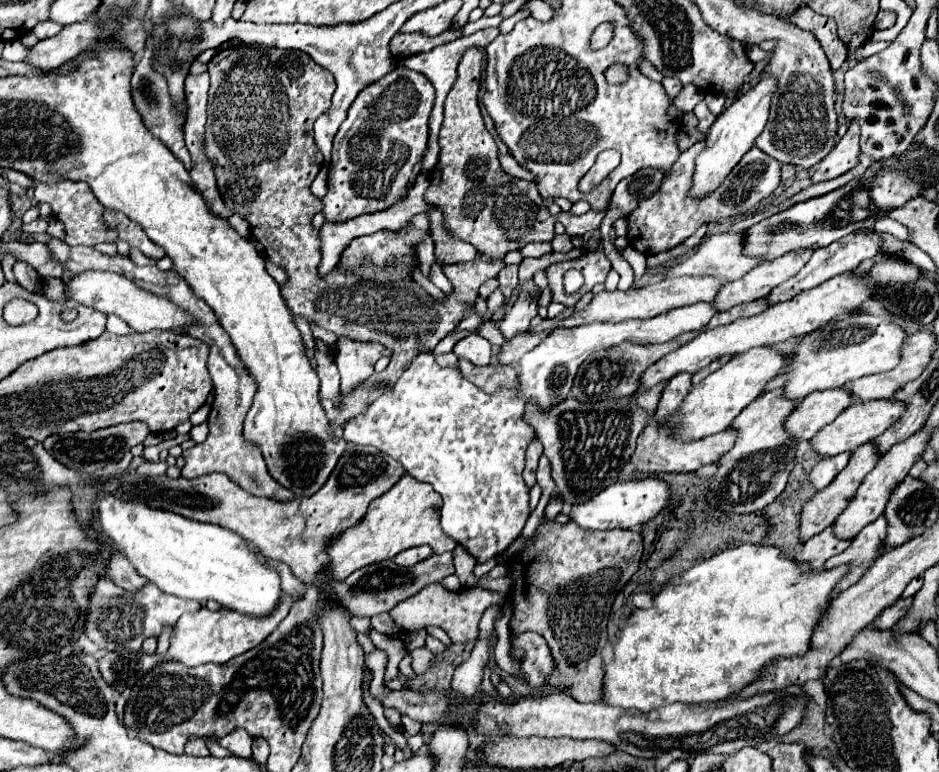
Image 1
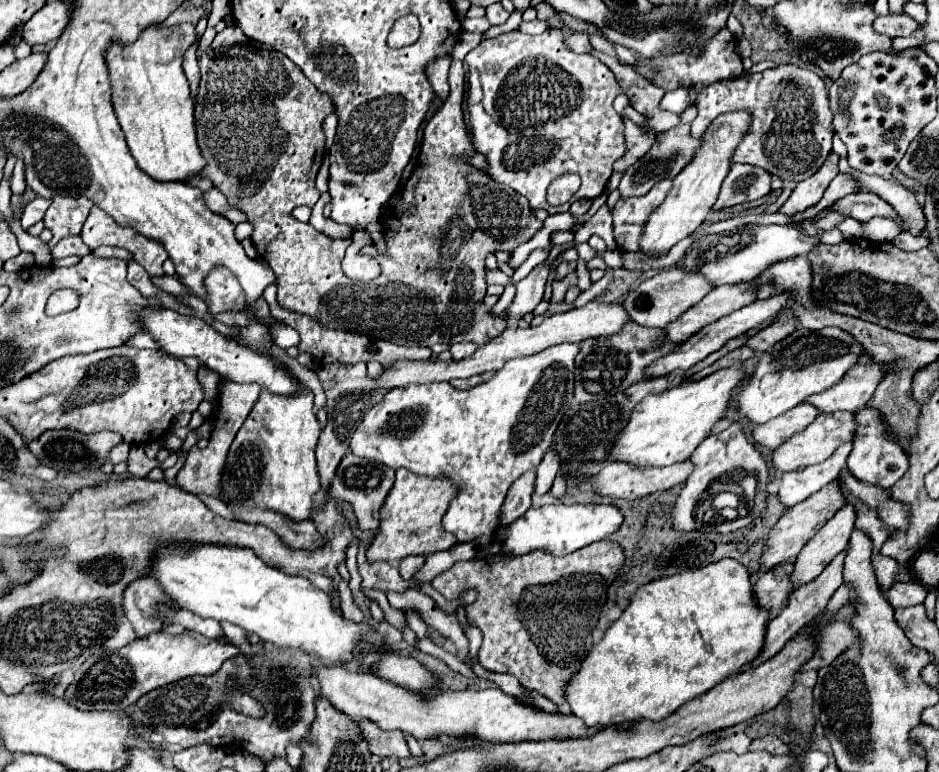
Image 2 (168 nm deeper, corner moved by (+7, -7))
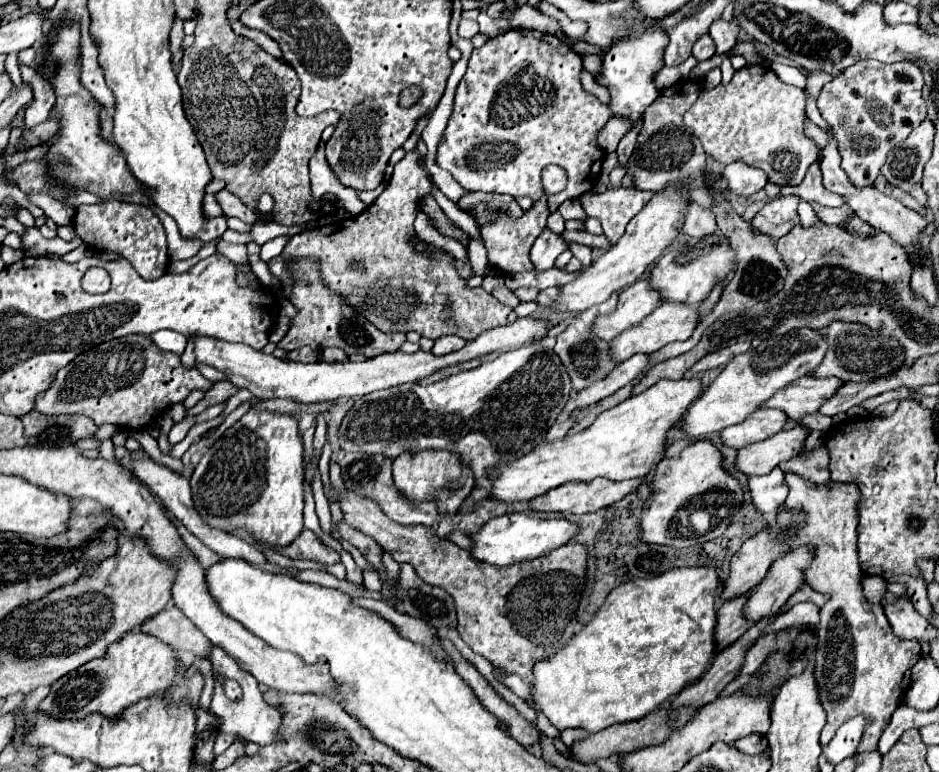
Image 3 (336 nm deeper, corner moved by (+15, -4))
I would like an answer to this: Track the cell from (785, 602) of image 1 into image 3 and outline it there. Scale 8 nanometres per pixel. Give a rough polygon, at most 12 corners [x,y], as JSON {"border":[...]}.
{"border":[[720,582],[616,586],[532,668],[558,730],[640,720],[712,664]]}

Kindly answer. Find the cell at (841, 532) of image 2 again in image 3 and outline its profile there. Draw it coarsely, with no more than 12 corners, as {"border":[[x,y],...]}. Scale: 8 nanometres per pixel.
{"border":[[814,550],[776,560],[750,592],[744,618],[776,616],[804,582]]}

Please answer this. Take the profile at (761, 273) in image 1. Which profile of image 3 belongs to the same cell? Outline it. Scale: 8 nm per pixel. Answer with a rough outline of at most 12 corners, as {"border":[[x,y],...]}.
{"border":[[662,304],[610,340],[620,364],[688,340],[696,306]]}

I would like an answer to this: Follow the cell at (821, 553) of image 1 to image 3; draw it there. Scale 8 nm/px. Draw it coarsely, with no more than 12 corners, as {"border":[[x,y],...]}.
{"border":[[746,596],[716,612],[716,652],[752,626],[742,614]]}

